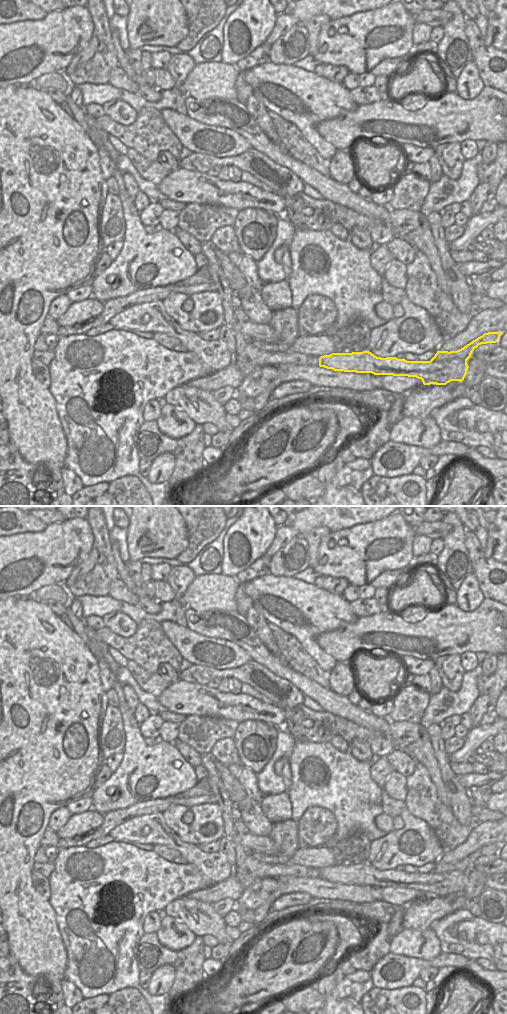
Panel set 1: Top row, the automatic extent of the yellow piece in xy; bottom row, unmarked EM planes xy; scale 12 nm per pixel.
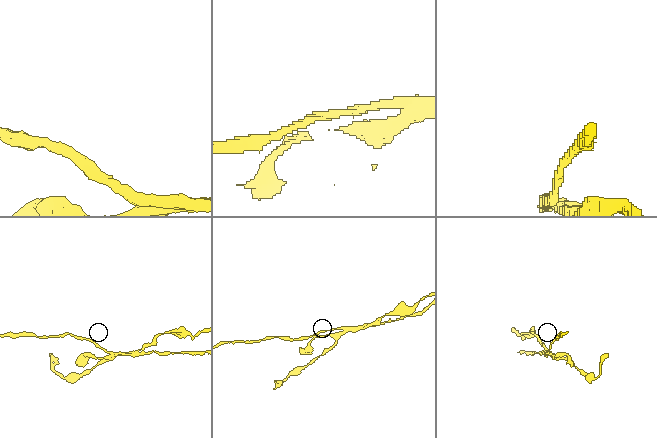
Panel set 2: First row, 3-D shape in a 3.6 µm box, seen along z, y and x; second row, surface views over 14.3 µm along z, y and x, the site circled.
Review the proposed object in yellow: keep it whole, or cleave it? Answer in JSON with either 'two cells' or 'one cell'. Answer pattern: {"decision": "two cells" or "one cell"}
{"decision": "two cells"}

